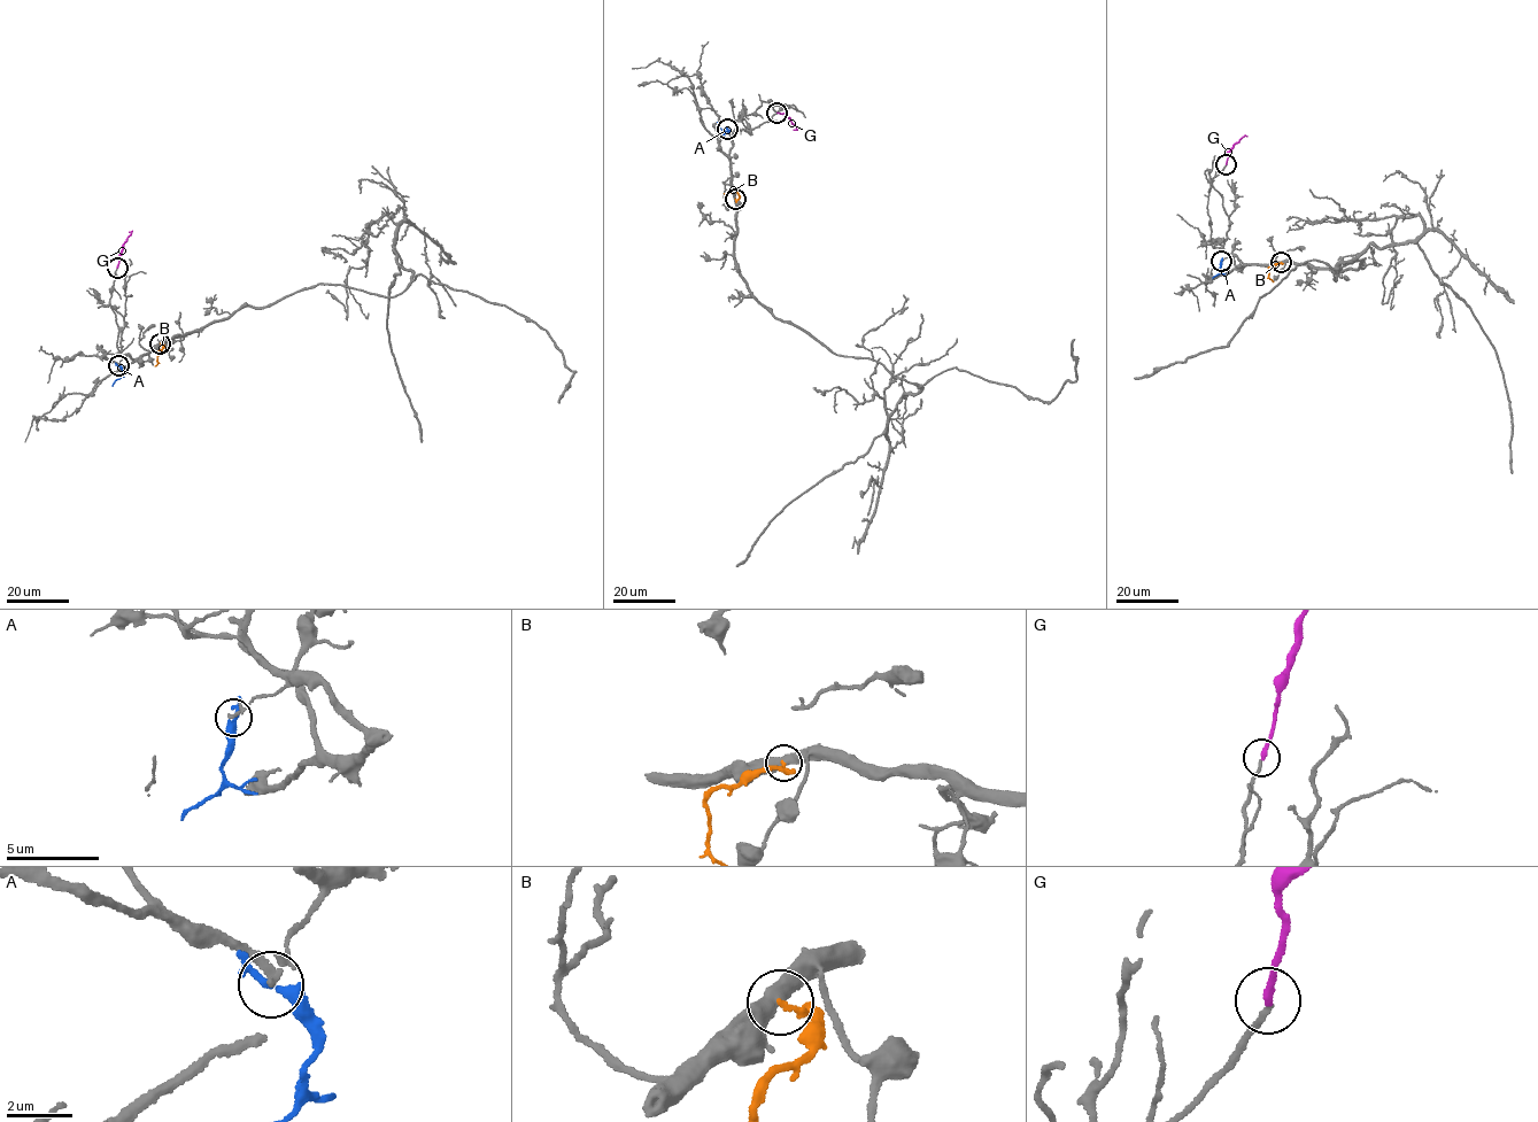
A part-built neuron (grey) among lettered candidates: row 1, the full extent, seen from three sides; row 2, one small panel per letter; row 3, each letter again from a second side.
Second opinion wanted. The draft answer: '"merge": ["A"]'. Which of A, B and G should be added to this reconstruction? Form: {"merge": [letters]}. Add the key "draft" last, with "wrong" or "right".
{"merge": [], "draft": "wrong"}

